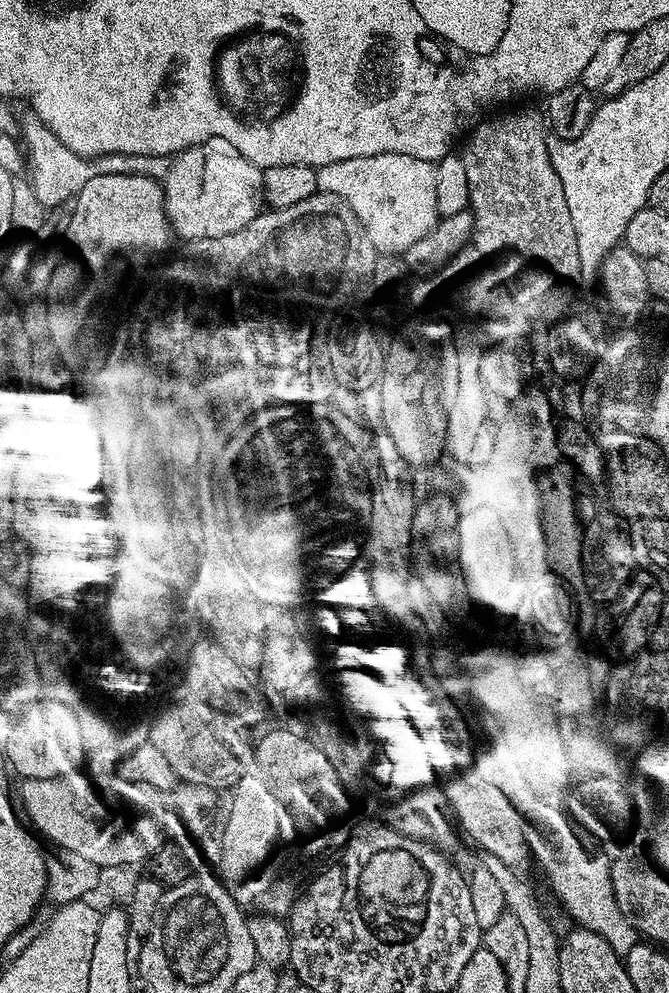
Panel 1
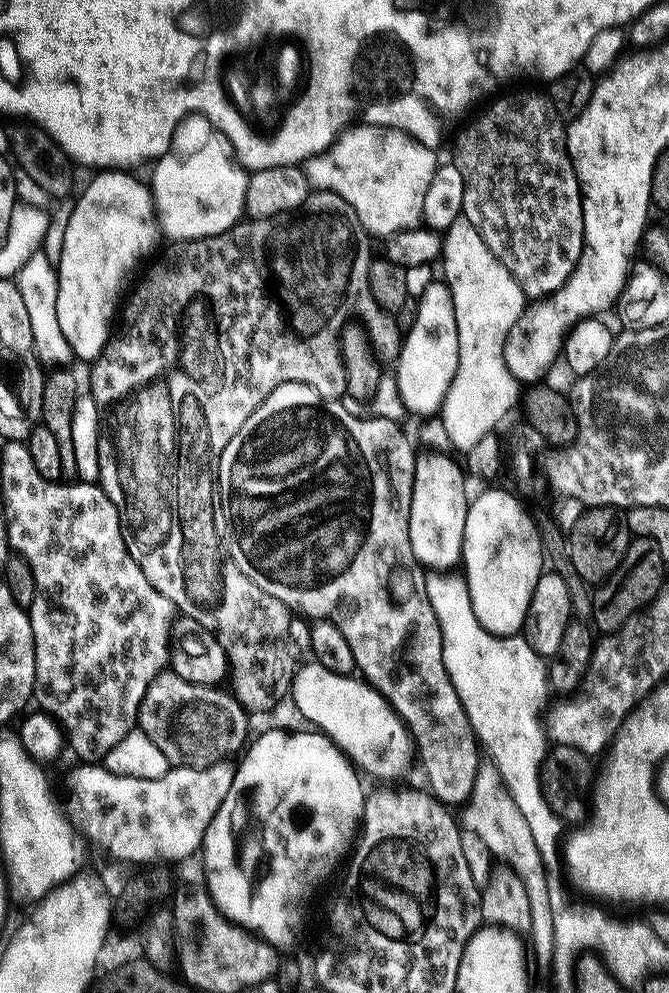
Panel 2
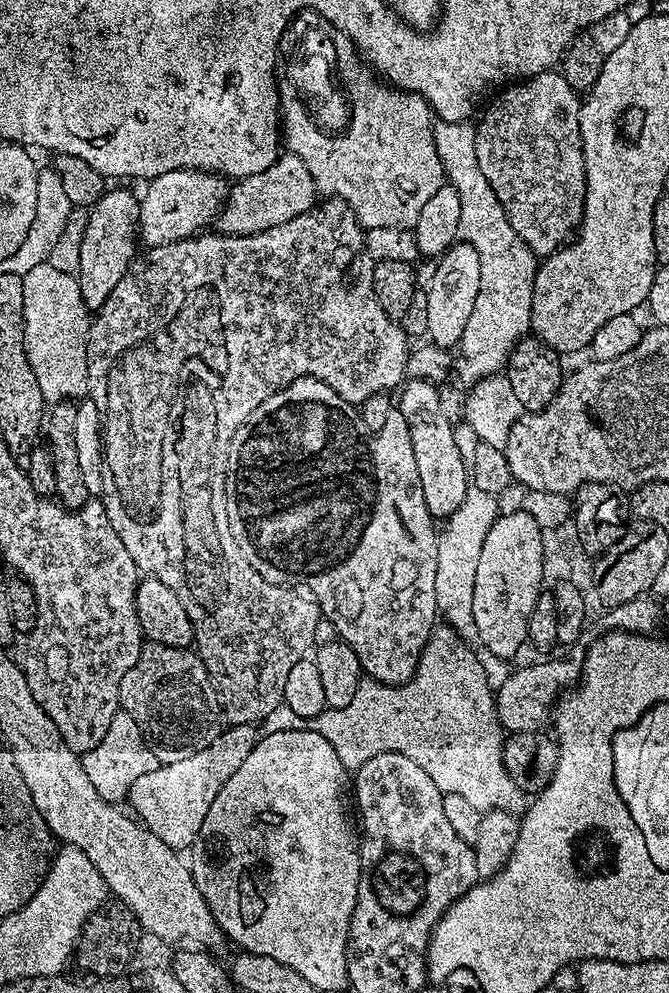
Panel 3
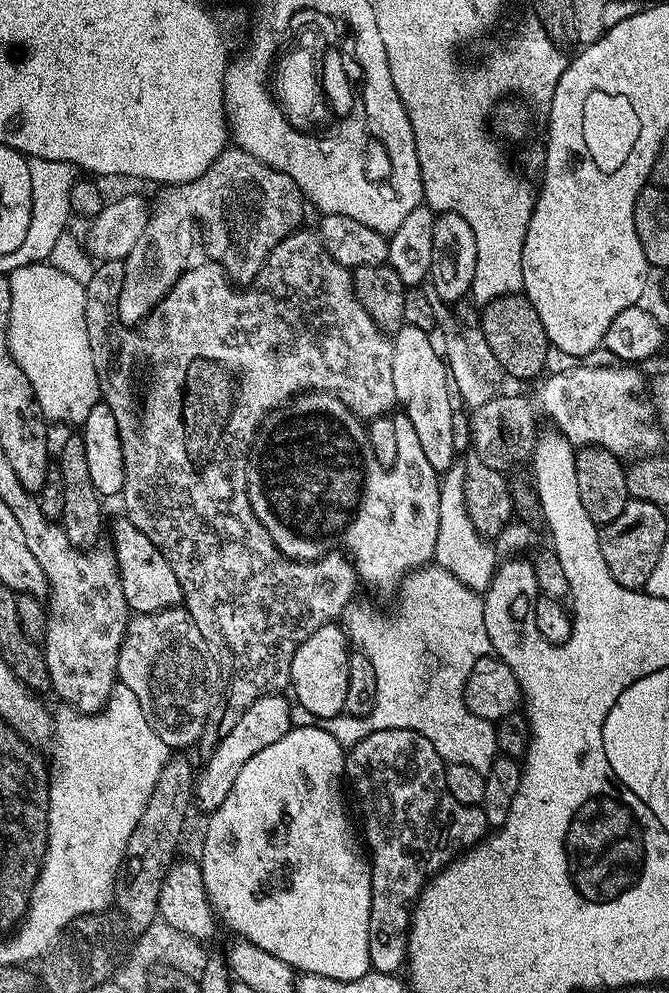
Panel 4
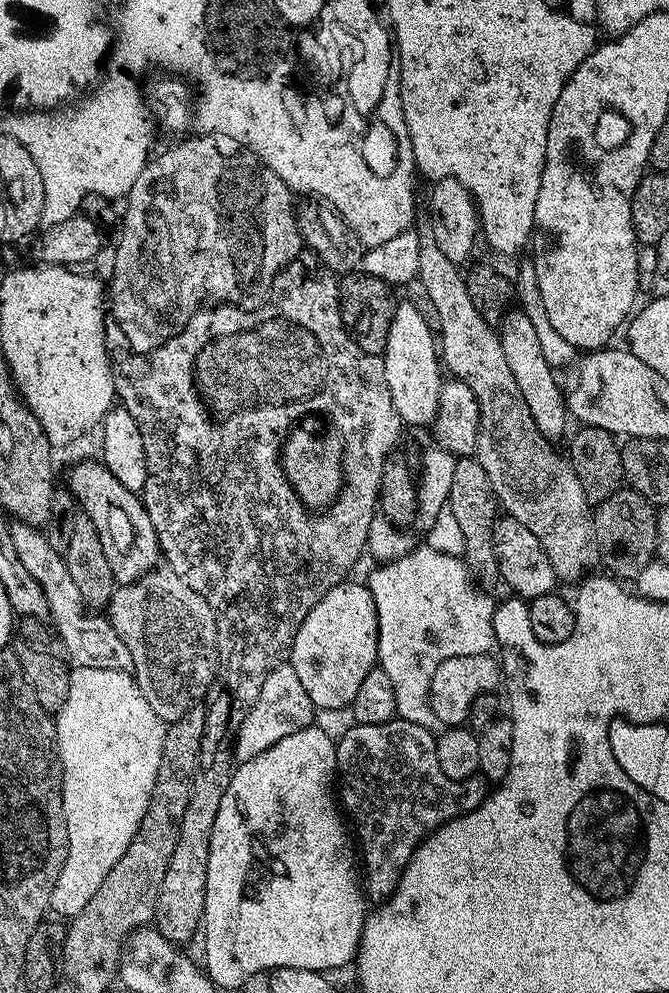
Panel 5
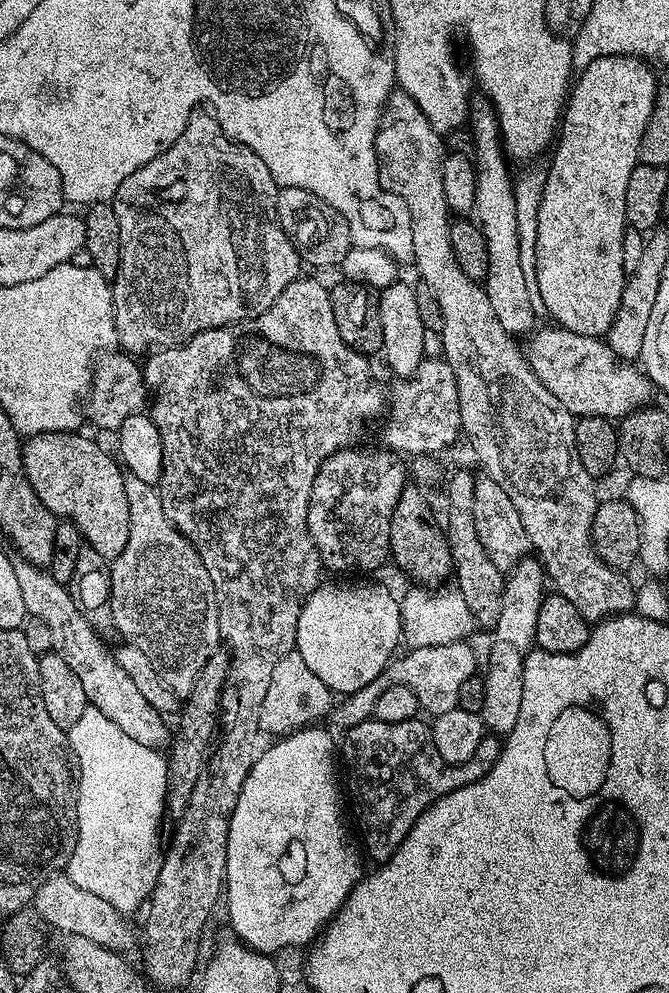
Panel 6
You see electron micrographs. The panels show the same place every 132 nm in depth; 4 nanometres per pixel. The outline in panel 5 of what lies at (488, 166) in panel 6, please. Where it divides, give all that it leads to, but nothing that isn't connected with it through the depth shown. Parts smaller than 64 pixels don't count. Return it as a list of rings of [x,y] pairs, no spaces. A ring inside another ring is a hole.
[[[522,310],[509,311],[499,325],[498,335],[502,342],[502,354],[506,354],[506,366],[510,366],[510,374],[514,374],[514,382],[518,382],[522,398],[526,398],[526,406],[530,406],[530,414],[538,430],[549,438],[562,435],[564,427],[570,424],[568,410],[564,406],[562,384],[542,355],[542,346],[538,346],[538,333],[530,323],[530,318],[526,318]]]

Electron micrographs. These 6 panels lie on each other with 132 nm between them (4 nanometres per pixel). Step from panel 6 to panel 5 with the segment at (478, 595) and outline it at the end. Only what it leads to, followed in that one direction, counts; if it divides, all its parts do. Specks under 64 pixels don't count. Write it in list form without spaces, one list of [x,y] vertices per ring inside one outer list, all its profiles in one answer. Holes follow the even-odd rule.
[[[475,458],[457,459],[447,508],[454,514],[462,530],[462,538],[466,538],[466,550],[462,559],[467,564],[468,571],[481,585],[497,583],[500,580],[500,567],[494,546],[494,526],[498,519],[498,501],[494,494],[494,486],[490,486],[490,478],[486,470],[482,470],[479,460]]]

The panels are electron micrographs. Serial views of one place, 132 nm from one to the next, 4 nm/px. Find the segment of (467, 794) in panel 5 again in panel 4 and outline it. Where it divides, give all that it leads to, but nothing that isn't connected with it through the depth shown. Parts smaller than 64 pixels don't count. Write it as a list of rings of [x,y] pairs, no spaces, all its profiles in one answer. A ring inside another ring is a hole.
[[[378,730],[377,732],[372,732],[366,738],[362,738],[362,742],[358,742],[354,747],[347,749],[344,757],[344,774],[347,783],[352,783],[353,790],[360,795],[360,812],[364,815],[364,832],[362,828],[362,836],[366,841],[366,848],[370,853],[372,866],[372,909],[370,910],[370,930],[368,931],[368,957],[372,963],[371,971],[373,972],[396,974],[405,967],[408,958],[407,934],[412,922],[412,908],[409,905],[420,897],[420,892],[431,877],[441,872],[451,860],[464,855],[468,849],[473,848],[475,844],[479,844],[485,836],[489,835],[490,829],[486,822],[486,814],[483,807],[462,804],[450,794],[450,790],[446,786],[446,778],[444,777],[445,767],[446,762],[440,757],[438,750],[434,750],[434,746],[430,746],[430,738],[422,738],[422,734],[418,734],[414,730]]]

